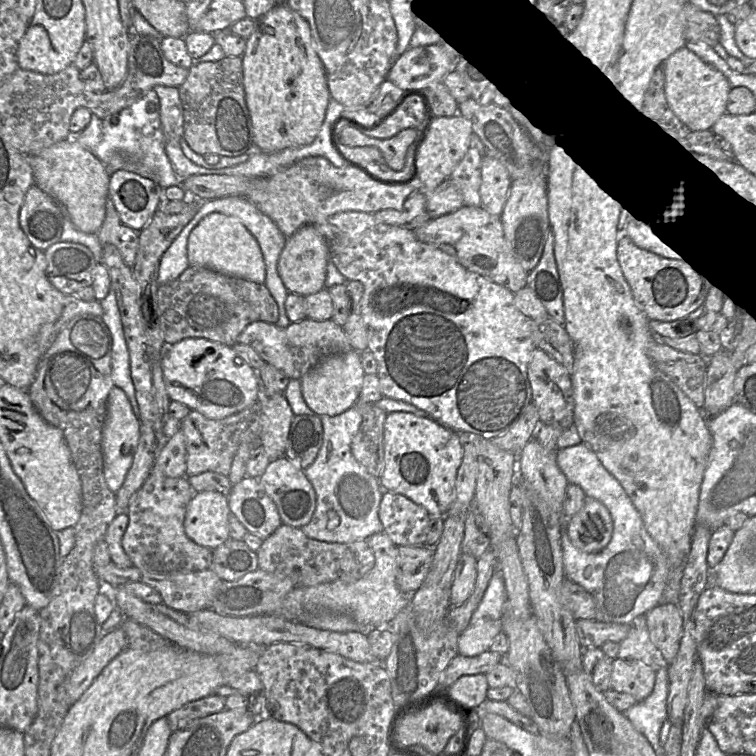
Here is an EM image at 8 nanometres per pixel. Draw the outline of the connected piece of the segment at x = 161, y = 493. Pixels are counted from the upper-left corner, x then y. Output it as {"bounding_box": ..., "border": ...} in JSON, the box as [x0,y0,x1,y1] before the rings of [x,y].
{"bounding_box":[122,469,212,573],"border":[[[152,469],[127,508],[128,526],[122,547],[132,566],[149,573],[189,573],[206,570],[212,563],[212,550],[193,542],[184,531],[187,506],[194,491],[186,477],[171,478]]]}

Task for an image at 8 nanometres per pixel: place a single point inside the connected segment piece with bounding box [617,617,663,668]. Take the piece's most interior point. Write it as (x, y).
(637, 645)

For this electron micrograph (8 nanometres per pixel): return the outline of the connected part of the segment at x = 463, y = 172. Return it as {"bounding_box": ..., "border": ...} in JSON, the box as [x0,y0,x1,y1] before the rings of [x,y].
{"bounding_box":[450,147,483,206],"border":[[[470,147],[453,170],[450,178],[462,193],[466,206],[481,206],[481,162],[483,154]]]}

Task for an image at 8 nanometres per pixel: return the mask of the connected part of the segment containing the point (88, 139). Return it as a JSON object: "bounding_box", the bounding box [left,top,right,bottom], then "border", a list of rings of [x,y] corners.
{"bounding_box":[72,89,182,189],"border":[[[151,89],[118,114],[106,118],[92,114],[89,124],[78,135],[72,135],[72,138],[106,166],[109,177],[117,170],[125,170],[151,179],[163,189],[181,185],[182,178],[174,171],[165,152],[159,111],[159,97]]]}

